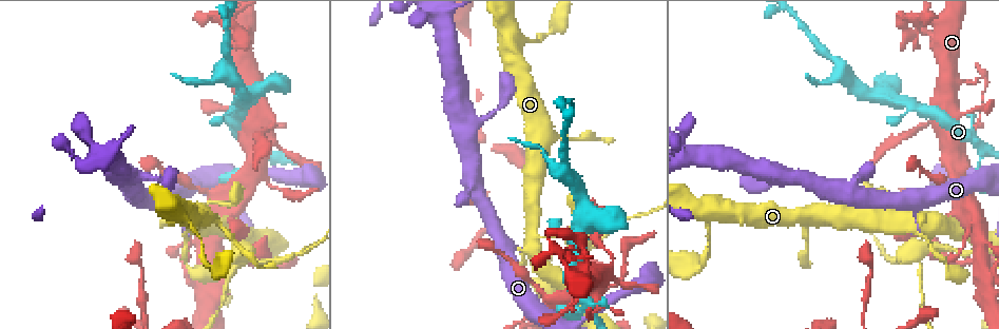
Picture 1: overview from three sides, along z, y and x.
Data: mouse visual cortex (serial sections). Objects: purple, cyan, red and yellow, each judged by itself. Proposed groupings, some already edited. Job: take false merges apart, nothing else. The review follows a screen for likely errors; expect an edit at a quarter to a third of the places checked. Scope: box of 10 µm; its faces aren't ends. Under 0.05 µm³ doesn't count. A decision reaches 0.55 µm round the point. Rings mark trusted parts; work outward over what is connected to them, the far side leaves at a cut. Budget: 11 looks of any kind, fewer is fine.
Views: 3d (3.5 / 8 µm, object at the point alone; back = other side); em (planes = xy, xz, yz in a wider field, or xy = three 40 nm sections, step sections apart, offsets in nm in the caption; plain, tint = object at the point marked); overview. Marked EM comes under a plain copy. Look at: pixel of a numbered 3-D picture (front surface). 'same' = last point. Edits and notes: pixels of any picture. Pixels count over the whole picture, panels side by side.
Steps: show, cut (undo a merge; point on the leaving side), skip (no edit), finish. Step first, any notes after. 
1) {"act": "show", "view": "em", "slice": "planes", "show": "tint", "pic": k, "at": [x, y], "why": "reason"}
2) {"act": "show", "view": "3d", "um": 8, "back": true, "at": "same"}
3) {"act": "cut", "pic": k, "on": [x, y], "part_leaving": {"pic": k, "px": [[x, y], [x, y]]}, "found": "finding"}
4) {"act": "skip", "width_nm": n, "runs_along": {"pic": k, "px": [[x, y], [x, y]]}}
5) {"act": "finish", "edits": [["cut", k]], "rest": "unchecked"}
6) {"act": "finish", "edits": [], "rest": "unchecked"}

{"act": "show", "view": "3d", "um": 3.5, "pic": 1, "at": [922, 252], "why": "abrupt turn"}

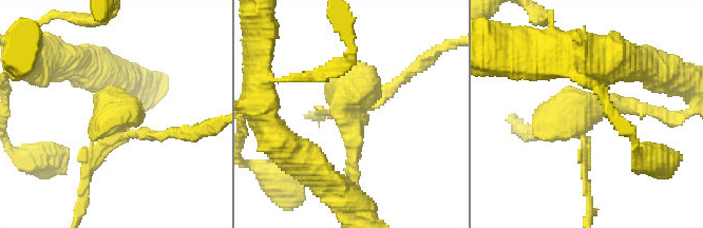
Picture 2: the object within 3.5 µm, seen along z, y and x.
{"act": "show", "view": "em", "slice": "xy", "step": 3, "show": "tint", "pic": 2, "at": [351, 114], "why": "now the EM"}

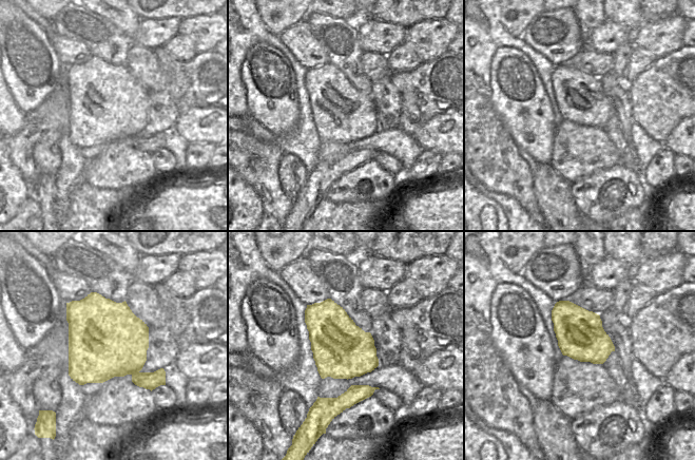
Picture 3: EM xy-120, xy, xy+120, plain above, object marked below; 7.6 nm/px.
{"act": "show", "view": "em", "slice": "xy", "step": 1, "show": "tint", "at": "same", "why": "another direction"}

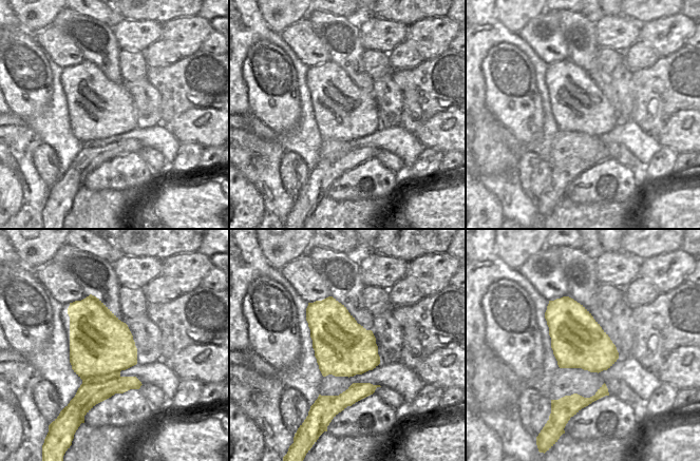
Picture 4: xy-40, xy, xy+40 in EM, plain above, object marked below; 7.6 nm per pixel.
{"act": "cut", "pic": 2, "on": [86, 178], "width_nm": 440, "border": {"pic": 4, "px": [[119, 376], [89, 399], [74, 397]]}, "found": "two cells meet here"}

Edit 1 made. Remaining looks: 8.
{"act": "show", "view": "overview"}

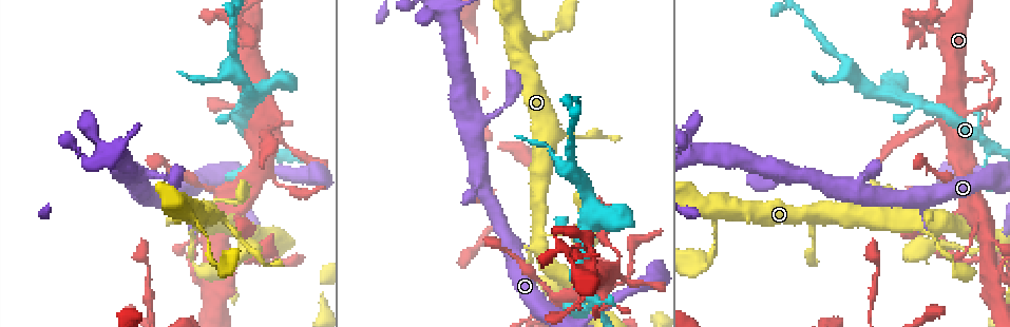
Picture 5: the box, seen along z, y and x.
{"act": "show", "view": "em", "slice": "xy", "step": 2, "show": "tint", "pic": 5, "at": [989, 258], "why": "four or more arms meet"}

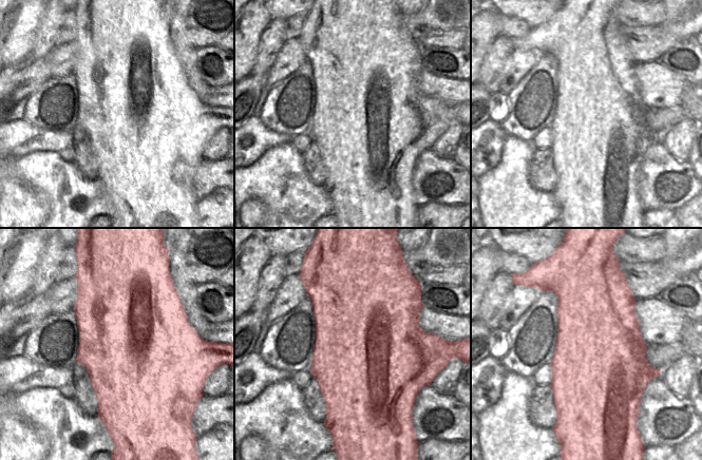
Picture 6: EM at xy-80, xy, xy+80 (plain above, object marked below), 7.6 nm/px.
{"act": "show", "view": "3d", "um": 3.5, "at": "same"}

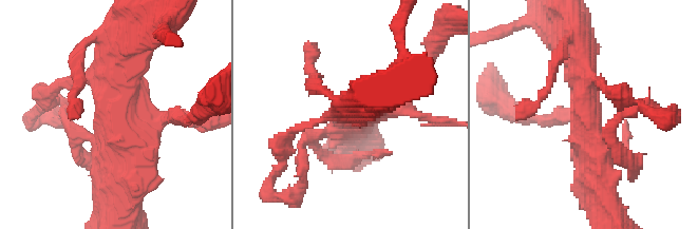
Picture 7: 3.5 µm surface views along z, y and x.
{"act": "skip", "runs_along": {"pic": 7, "px": [[125, 43], [121, 108], [176, 115]]}, "found": "all the same cell"}

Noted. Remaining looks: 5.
{"act": "show", "view": "3d", "um": 3.5, "pic": 5, "at": [985, 160], "why": "three-way junction"}

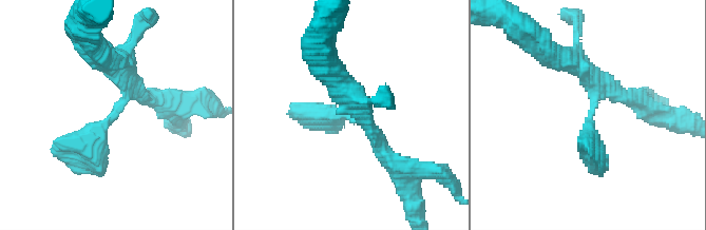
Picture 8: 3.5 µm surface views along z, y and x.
{"act": "show", "view": "em", "slice": "planes", "show": "tint", "pic": 8, "at": [352, 118], "arms": 3, "arm_widths_nm": [200, 300, 350], "why": "need the tissue"}

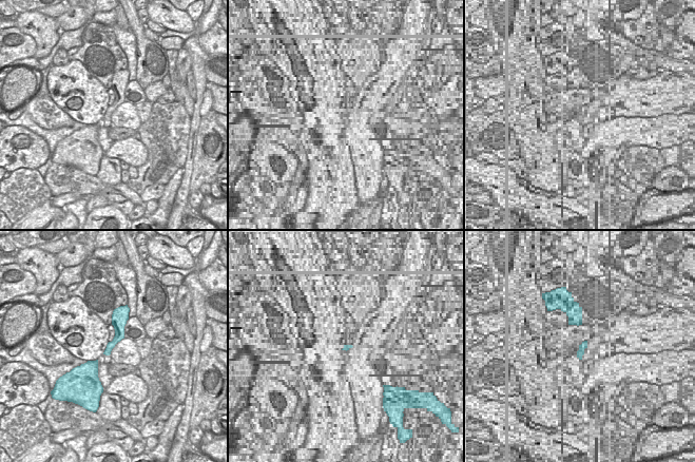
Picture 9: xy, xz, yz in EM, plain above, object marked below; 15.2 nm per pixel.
{"act": "show", "view": "em", "slice": "xy", "step": 5, "show": "tint", "at": "same", "why": "another direction"}

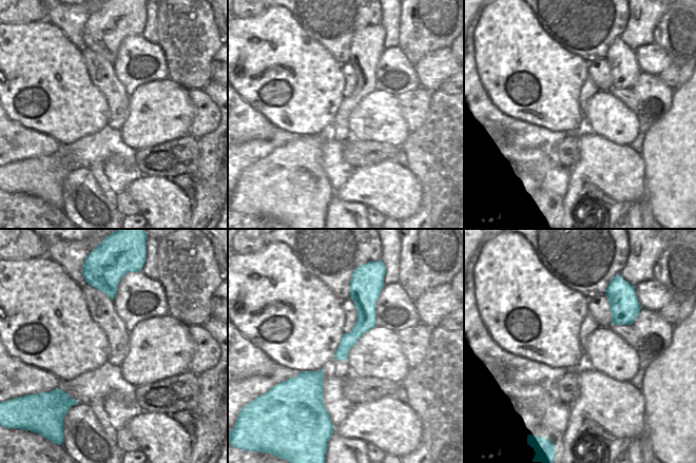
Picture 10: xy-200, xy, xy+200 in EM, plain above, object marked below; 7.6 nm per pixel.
{"act": "skip", "runs_along": {"pic": 10, "px": [[354, 277], [363, 324], [341, 358]]}, "found": "all the same cell"}

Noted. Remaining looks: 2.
{"act": "show", "view": "3d", "um": 3.5, "pic": 5, "at": [539, 280], "why": "a narrow waist"}

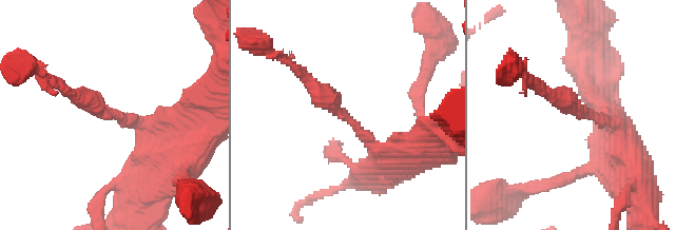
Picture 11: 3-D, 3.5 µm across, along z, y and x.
{"act": "show", "view": "em", "slice": "xy", "step": 1, "show": "tint", "pic": 11, "at": [584, 111], "arm_widths_nm": [250, 250]}

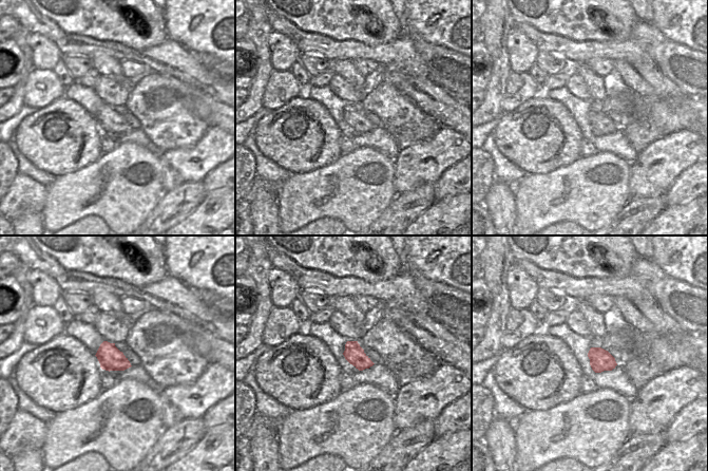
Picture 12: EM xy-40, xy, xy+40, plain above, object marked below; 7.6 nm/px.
{"act": "skip", "found": "continuous, no second cell"}

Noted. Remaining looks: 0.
{"act": "finish", "edits": [["cut", 2]], "rest": "unchecked"}

